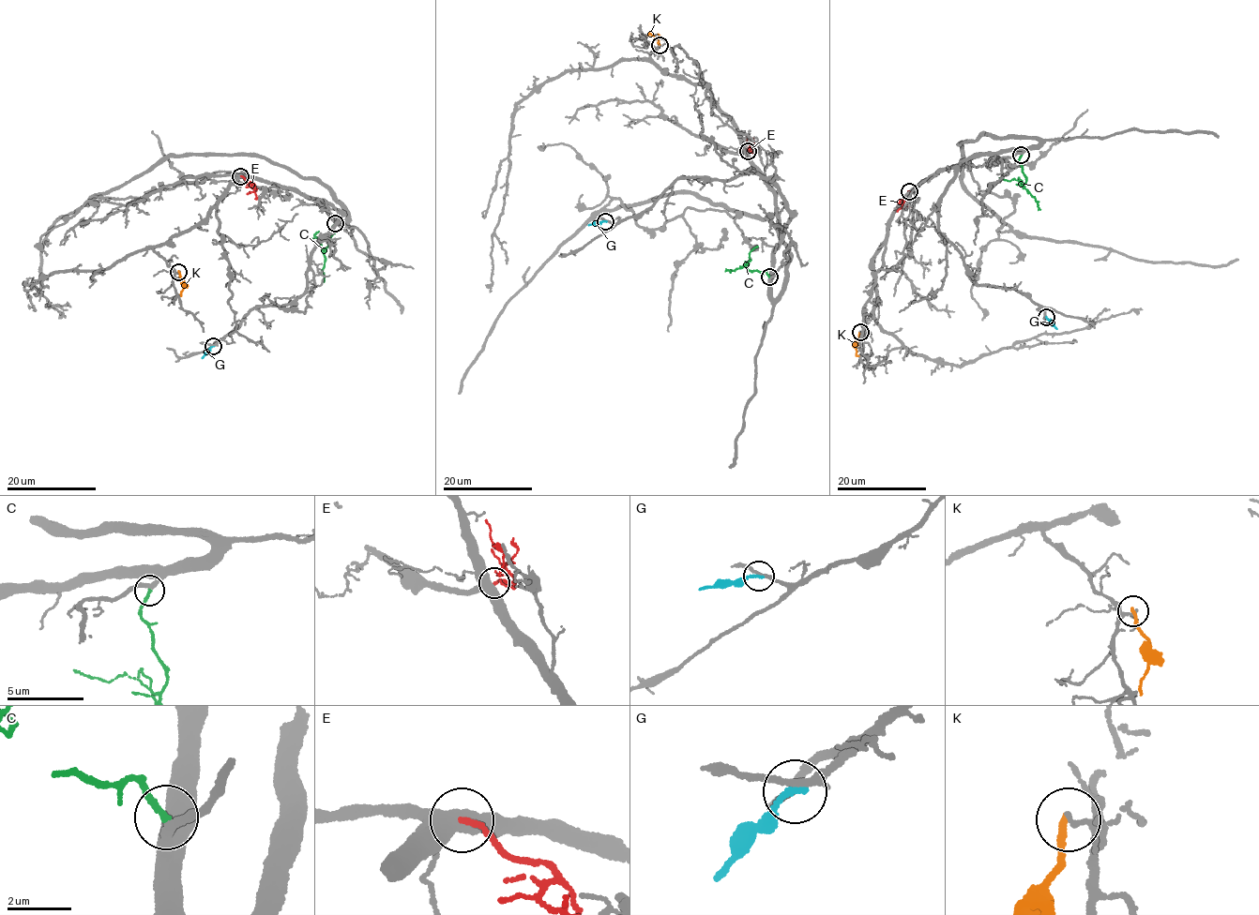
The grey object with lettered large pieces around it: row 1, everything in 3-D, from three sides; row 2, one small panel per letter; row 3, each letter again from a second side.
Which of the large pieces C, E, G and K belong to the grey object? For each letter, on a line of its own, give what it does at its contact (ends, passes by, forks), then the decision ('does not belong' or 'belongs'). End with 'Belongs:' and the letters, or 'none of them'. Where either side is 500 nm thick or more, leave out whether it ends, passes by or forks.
C: it ends there; belongs
E: does not belong
G: it ends there; does not belong
K: it ends there; does not belong
Belongs: C

